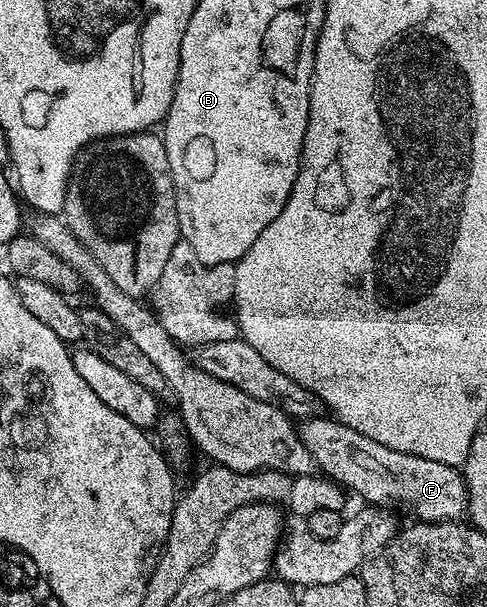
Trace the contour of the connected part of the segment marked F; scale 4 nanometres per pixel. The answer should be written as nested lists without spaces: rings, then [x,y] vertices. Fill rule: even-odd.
[[[334,417],[320,418],[303,420],[298,430],[302,445],[306,445],[306,453],[310,453],[317,468],[333,483],[349,492],[357,491],[368,505],[384,505],[387,499],[392,503],[401,503],[416,514],[417,520],[426,523],[441,523],[447,519],[460,521],[465,518],[468,490],[464,476],[457,468],[442,461],[430,461],[426,457],[386,449],[386,445],[378,445],[378,441],[362,437],[358,429],[350,429]]]

